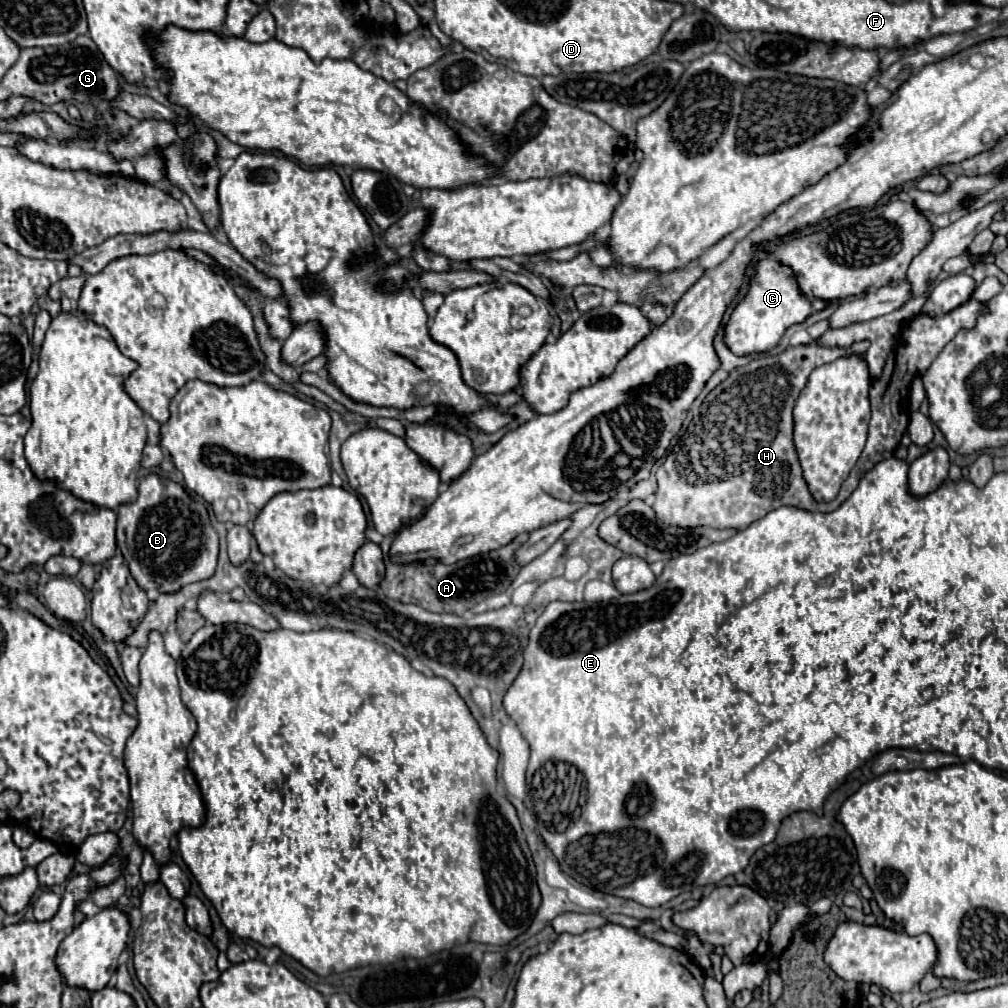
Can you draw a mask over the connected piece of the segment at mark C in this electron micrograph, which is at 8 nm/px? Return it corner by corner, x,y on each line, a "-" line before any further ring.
761,259
745,299
733,309
731,319
725,325
725,343
735,355
771,351
791,325
803,323
811,313
811,303
801,293
793,271
777,259

